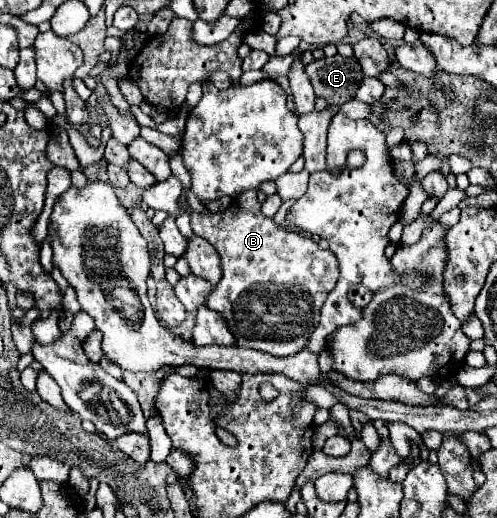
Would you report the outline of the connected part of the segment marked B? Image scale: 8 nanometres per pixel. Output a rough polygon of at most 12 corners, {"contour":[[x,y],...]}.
{"contour":[[255,190],[191,212],[237,346],[307,346],[339,262]]}

